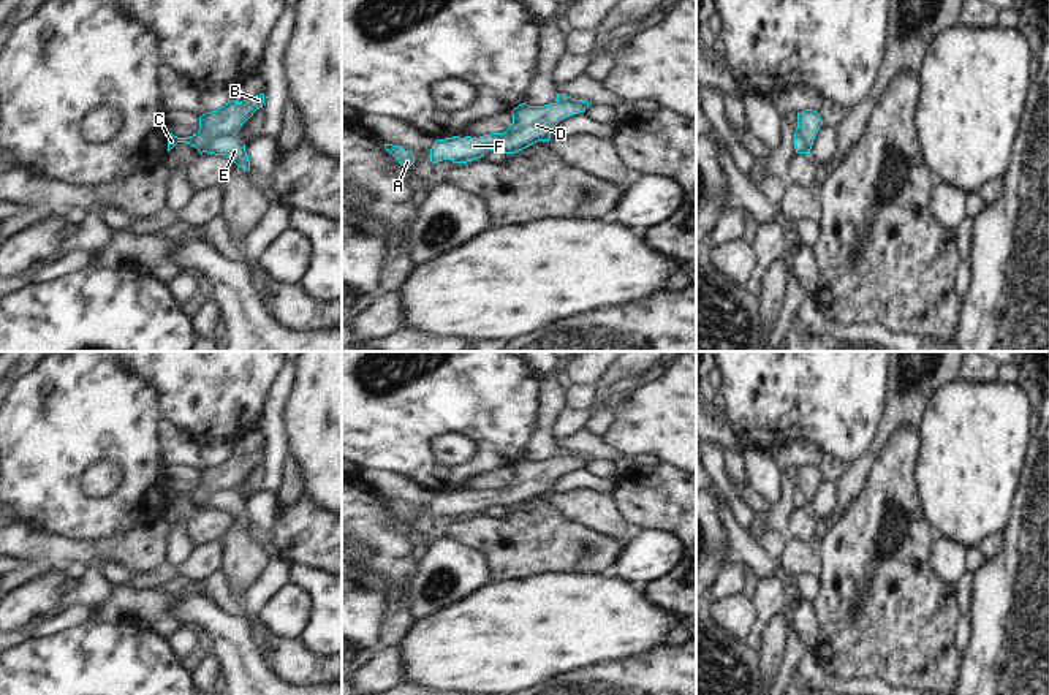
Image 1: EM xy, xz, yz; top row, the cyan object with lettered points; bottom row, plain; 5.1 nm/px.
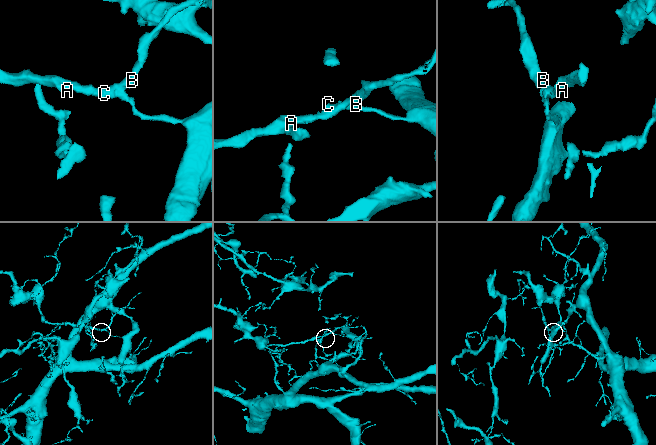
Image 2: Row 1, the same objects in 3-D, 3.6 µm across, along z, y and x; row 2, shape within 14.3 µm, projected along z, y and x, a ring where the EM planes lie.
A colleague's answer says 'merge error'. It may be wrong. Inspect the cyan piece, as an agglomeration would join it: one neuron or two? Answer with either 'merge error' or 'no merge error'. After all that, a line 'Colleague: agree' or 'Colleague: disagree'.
merge error
Colleague: agree

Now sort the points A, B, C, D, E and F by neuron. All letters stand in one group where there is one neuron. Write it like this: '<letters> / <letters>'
A B C D F / E

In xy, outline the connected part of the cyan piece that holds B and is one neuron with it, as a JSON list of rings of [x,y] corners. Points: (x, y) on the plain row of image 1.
[[[264,448],[252,451],[244,456],[228,456],[225,461],[212,467],[204,467],[199,472],[199,484],[196,489],[188,492],[177,492],[168,486],[168,507],[177,497],[187,497],[198,503],[199,508],[204,507],[207,494],[214,489],[236,488],[245,475],[248,475],[253,467],[263,462]]]

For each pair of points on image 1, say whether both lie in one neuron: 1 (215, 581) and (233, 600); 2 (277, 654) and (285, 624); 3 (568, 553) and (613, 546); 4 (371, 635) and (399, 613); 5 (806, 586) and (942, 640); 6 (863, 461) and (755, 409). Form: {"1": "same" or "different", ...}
{"1": "same", "2": "different", "3": "same", "4": "different", "5": "different", "6": "different"}

